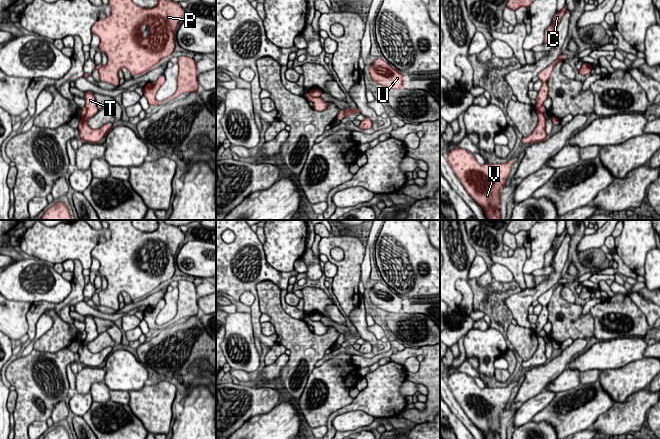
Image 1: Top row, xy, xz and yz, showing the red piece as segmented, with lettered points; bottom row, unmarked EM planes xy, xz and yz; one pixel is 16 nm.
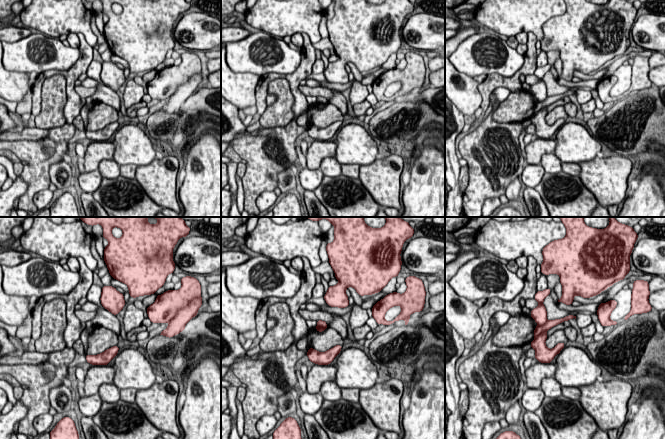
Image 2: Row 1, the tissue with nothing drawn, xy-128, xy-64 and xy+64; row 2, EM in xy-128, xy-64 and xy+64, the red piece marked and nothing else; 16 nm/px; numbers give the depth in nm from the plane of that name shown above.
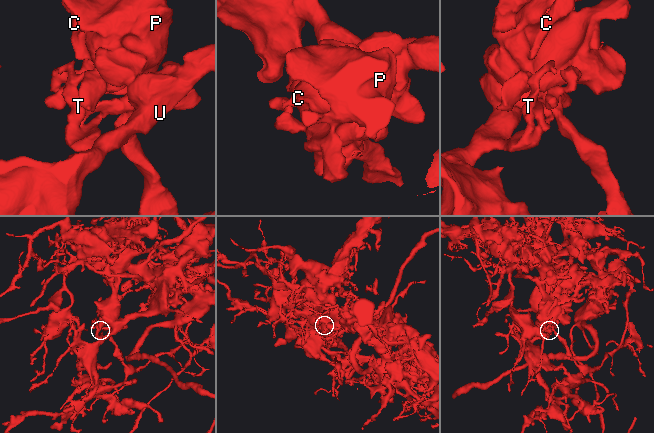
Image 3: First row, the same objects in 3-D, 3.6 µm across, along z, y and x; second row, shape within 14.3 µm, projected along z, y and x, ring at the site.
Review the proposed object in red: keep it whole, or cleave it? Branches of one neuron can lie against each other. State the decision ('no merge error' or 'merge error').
merge error

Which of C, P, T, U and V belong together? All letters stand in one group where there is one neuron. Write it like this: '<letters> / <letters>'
C P / T U V

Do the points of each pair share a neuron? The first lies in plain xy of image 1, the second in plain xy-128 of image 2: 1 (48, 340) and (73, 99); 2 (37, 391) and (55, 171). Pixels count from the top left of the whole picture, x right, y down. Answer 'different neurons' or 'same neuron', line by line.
1: different neurons
2: different neurons

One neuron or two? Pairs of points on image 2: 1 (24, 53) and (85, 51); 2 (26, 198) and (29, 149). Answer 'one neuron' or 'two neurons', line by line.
1: two neurons
2: one neuron

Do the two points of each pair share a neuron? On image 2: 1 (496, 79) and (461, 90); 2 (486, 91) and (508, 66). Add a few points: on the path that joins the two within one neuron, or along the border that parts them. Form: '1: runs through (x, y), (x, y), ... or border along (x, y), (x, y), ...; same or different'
1: border along (479, 83), (480, 106); different
2: border along (522, 66), (510, 76), (497, 73), (487, 75); different

